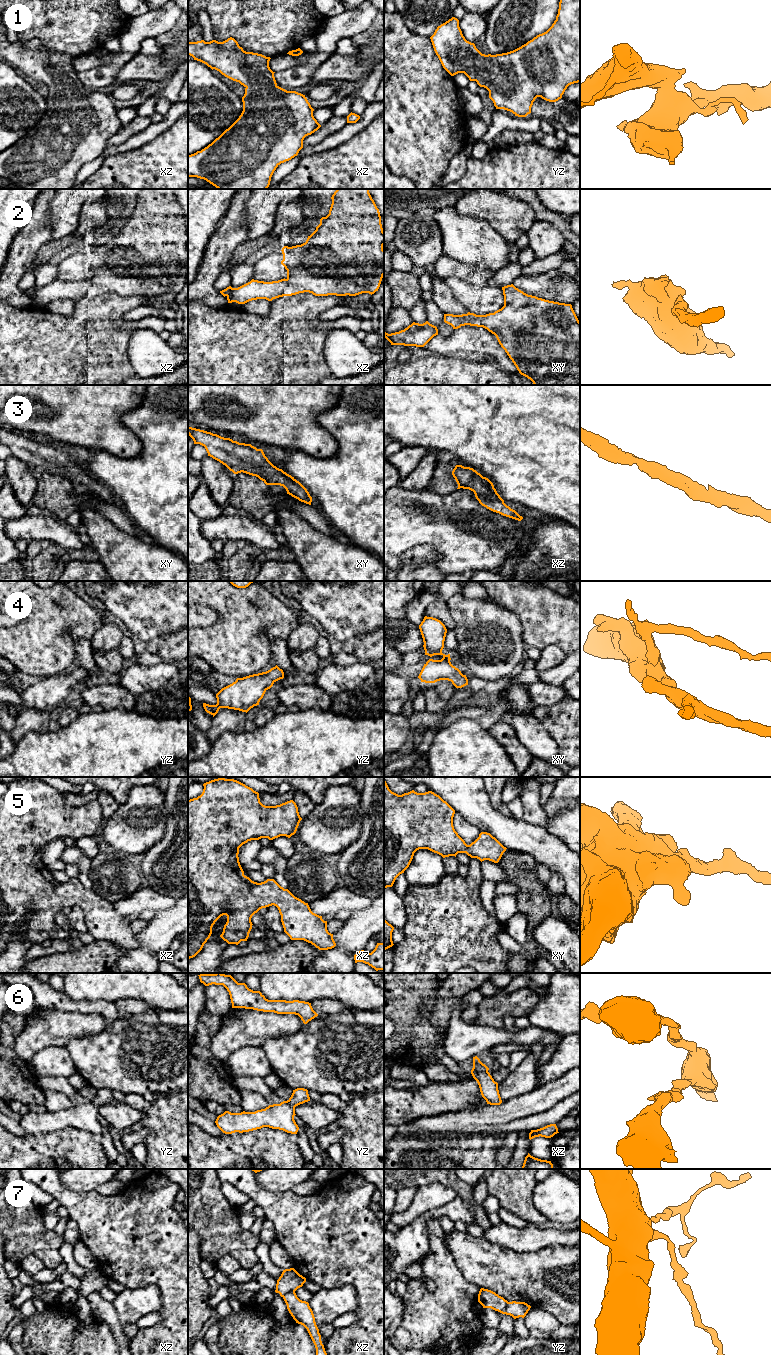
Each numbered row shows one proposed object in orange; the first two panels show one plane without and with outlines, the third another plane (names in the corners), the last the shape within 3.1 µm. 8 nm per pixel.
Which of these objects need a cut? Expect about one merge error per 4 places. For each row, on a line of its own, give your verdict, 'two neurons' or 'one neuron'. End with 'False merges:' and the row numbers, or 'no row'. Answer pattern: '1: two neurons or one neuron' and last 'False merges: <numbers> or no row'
1: one neuron
2: one neuron
3: one neuron
4: one neuron
5: one neuron
6: one neuron
7: two neurons
False merges: 7

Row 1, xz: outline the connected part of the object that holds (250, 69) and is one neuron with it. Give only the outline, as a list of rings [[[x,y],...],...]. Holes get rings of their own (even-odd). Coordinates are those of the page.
[[[232,37],[223,42],[188,42],[188,55],[245,87],[243,111],[239,118],[207,147],[188,155],[188,177],[204,179],[217,189],[267,189],[276,168],[297,156],[303,148],[304,138],[321,127],[313,116],[314,109],[305,95],[277,85],[275,72],[269,67],[270,57],[244,51]]]

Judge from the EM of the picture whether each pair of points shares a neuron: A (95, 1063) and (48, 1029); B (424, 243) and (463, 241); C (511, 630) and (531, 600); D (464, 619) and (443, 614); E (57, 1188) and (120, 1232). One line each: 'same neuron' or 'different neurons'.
A: different neurons
B: different neurons
C: different neurons
D: different neurons
E: same neuron

